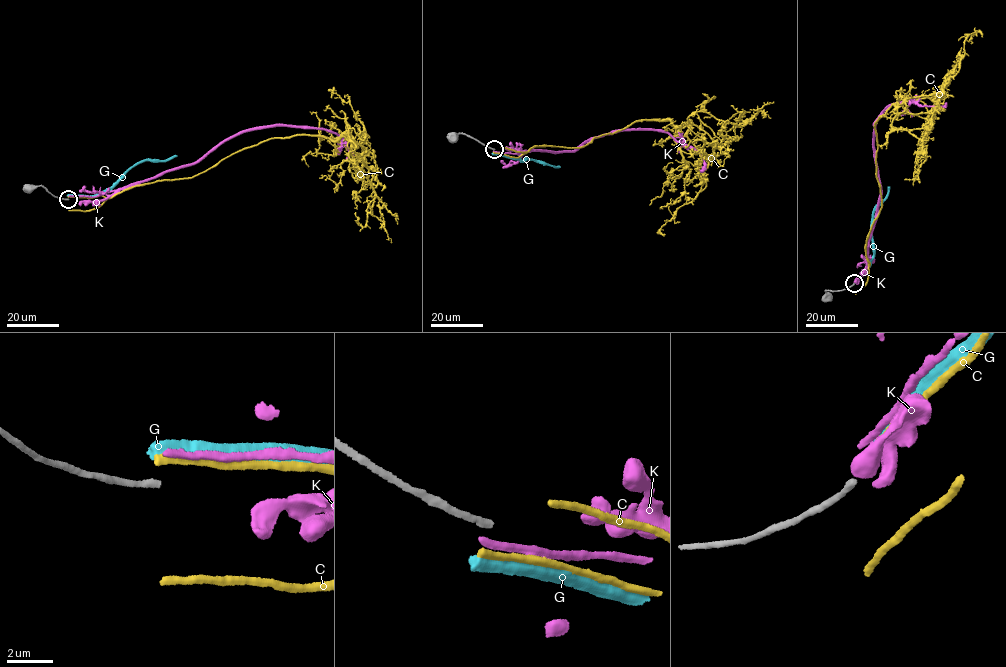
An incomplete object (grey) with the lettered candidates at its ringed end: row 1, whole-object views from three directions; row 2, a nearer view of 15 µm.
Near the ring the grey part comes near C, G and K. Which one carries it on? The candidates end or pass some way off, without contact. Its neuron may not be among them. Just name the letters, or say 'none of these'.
K

